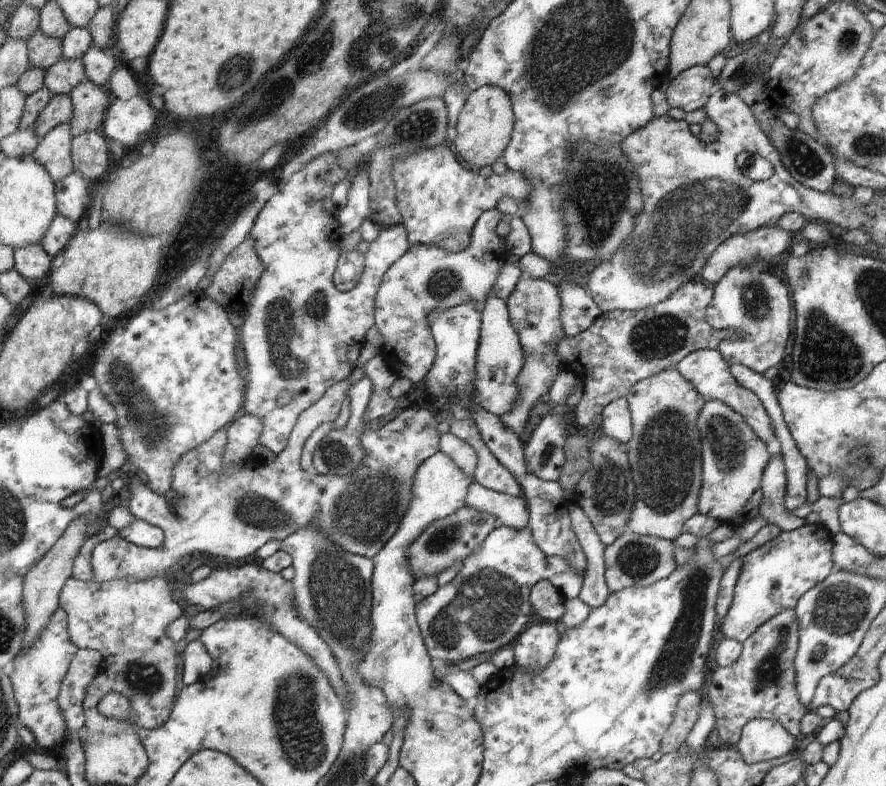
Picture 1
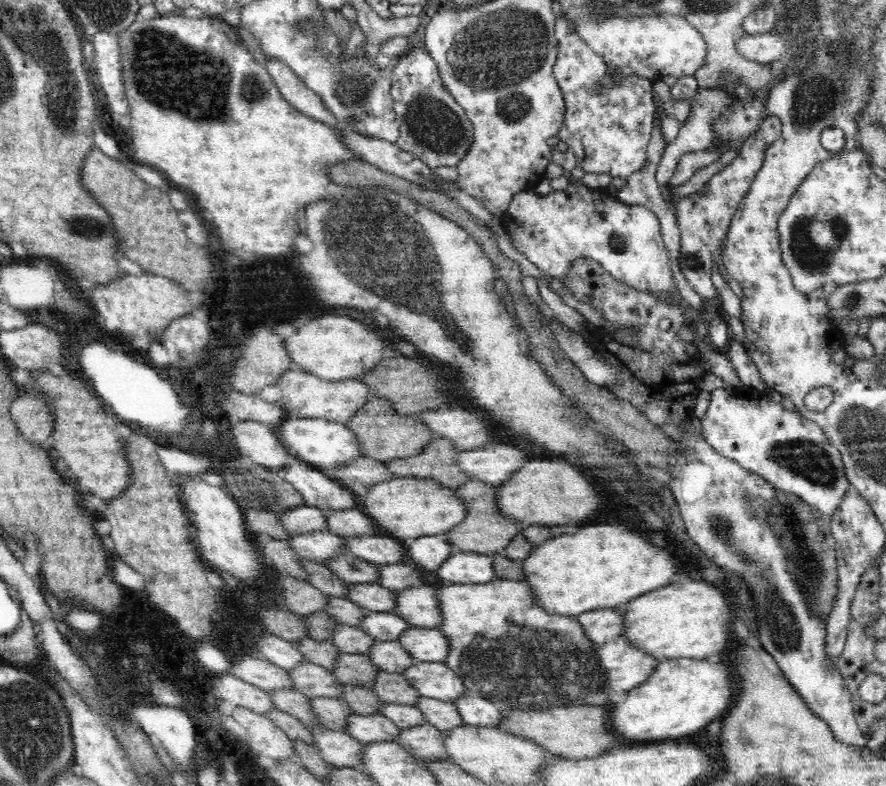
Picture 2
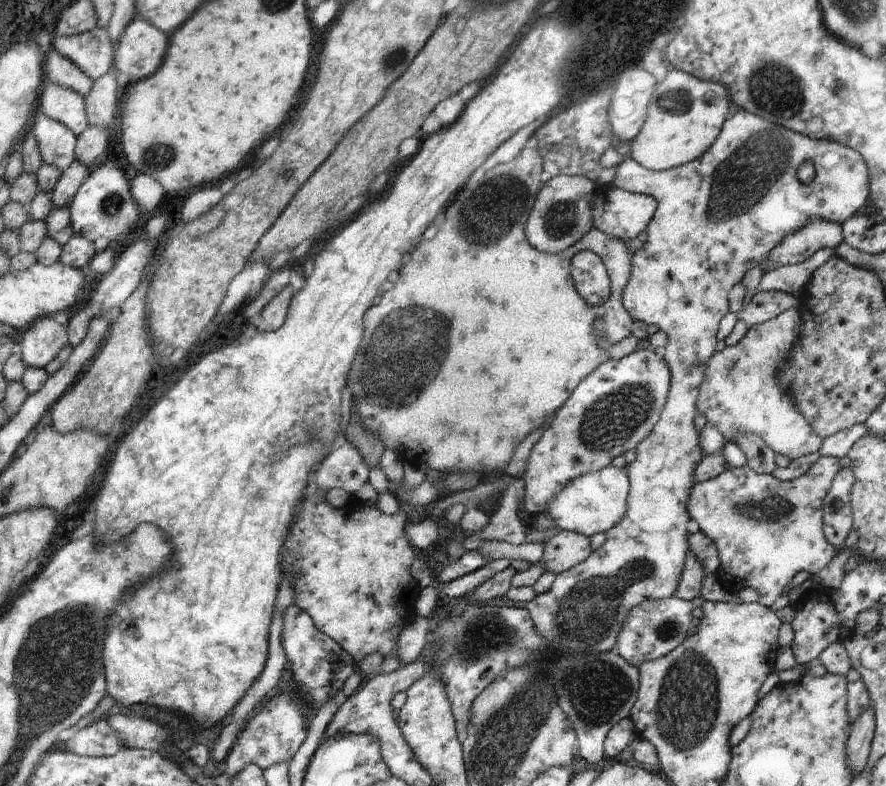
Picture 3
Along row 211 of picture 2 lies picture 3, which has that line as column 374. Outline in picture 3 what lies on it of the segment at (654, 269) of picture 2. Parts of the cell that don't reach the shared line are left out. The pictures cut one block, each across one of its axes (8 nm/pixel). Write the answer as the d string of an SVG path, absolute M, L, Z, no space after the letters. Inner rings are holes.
M309 485L308 492L305 493L304 498L302 498L302 506L300 506L298 518L292 522L290 534L288 534L288 538L284 540L284 544L282 544L282 550L280 550L280 570L282 570L282 576L280 576L280 580L286 576L286 578L292 582L292 588L294 588L293 604L308 613L308 616L314 621L314 626L316 626L320 632L326 634L326 636L334 640L334 642L338 642L338 646L352 656L356 667L362 662L364 656L368 656L368 654L372 654L372 652L380 652L383 659L393 655L399 656L398 639L400 634L402 634L402 629L416 617L415 604L416 600L418 600L421 588L415 582L414 578L410 576L410 569L412 568L416 554L414 554L412 544L408 541L404 533L406 524L408 524L408 520L406 519L406 513L402 512L402 510L396 512L396 516L388 516L388 514L383 514L377 506L364 506L364 504L361 504L358 500L350 499L348 504L340 508L334 508L332 504L326 502L326 494L320 494L317 489Z

